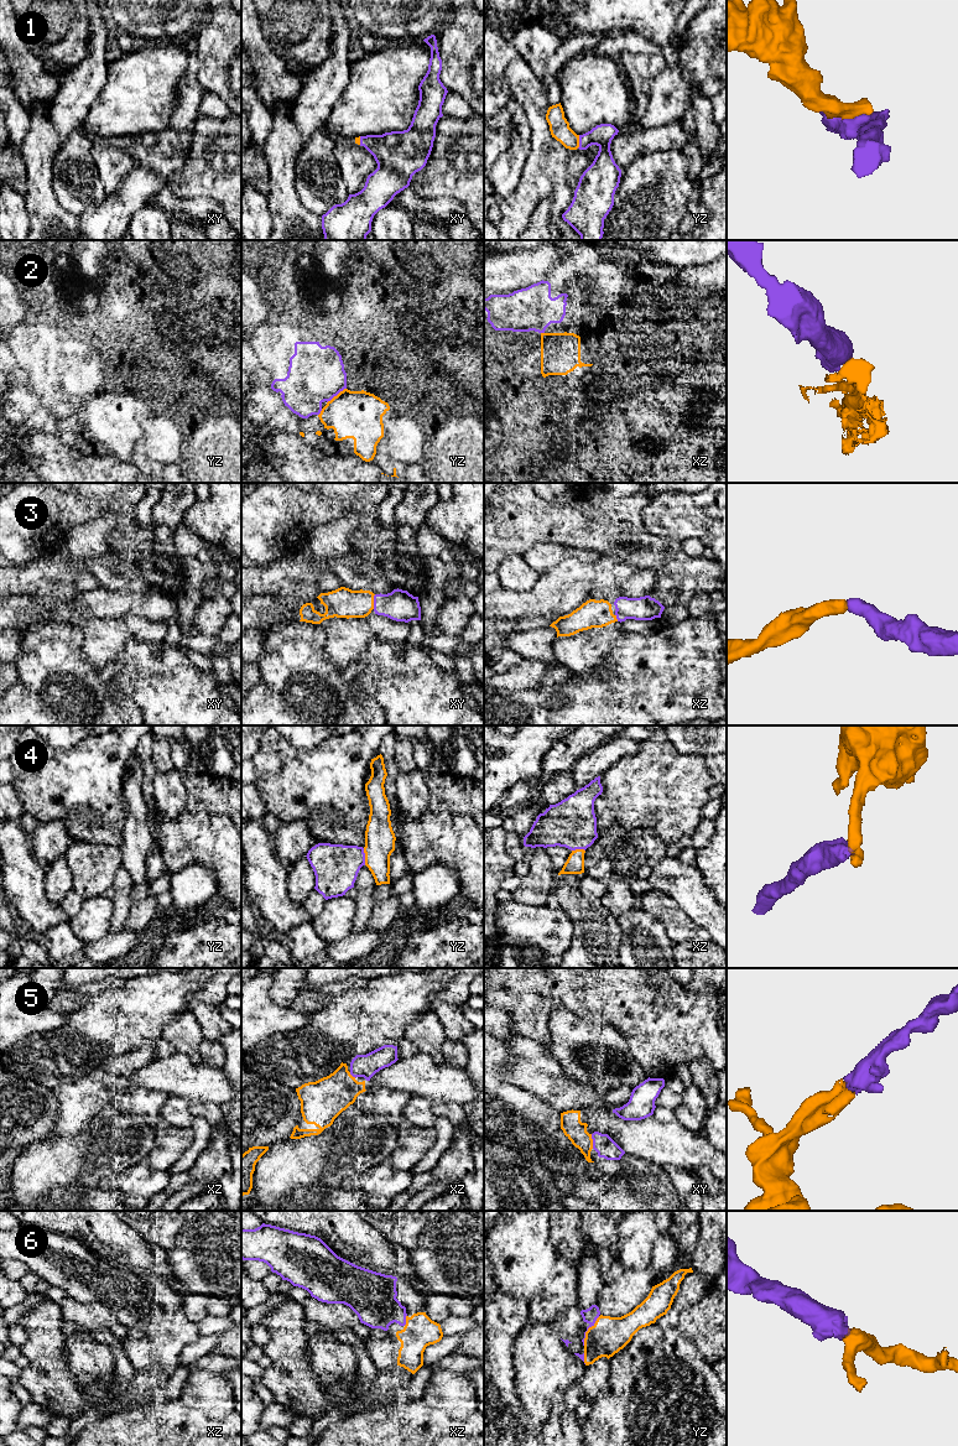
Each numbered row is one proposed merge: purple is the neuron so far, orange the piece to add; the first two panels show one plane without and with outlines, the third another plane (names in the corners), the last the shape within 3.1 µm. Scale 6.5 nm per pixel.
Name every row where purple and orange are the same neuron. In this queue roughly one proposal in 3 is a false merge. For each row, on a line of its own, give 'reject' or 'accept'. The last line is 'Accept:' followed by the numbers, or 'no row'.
1: accept
2: reject
3: accept
4: accept
5: accept
6: accept
Accept: 1, 3, 4, 5, 6

